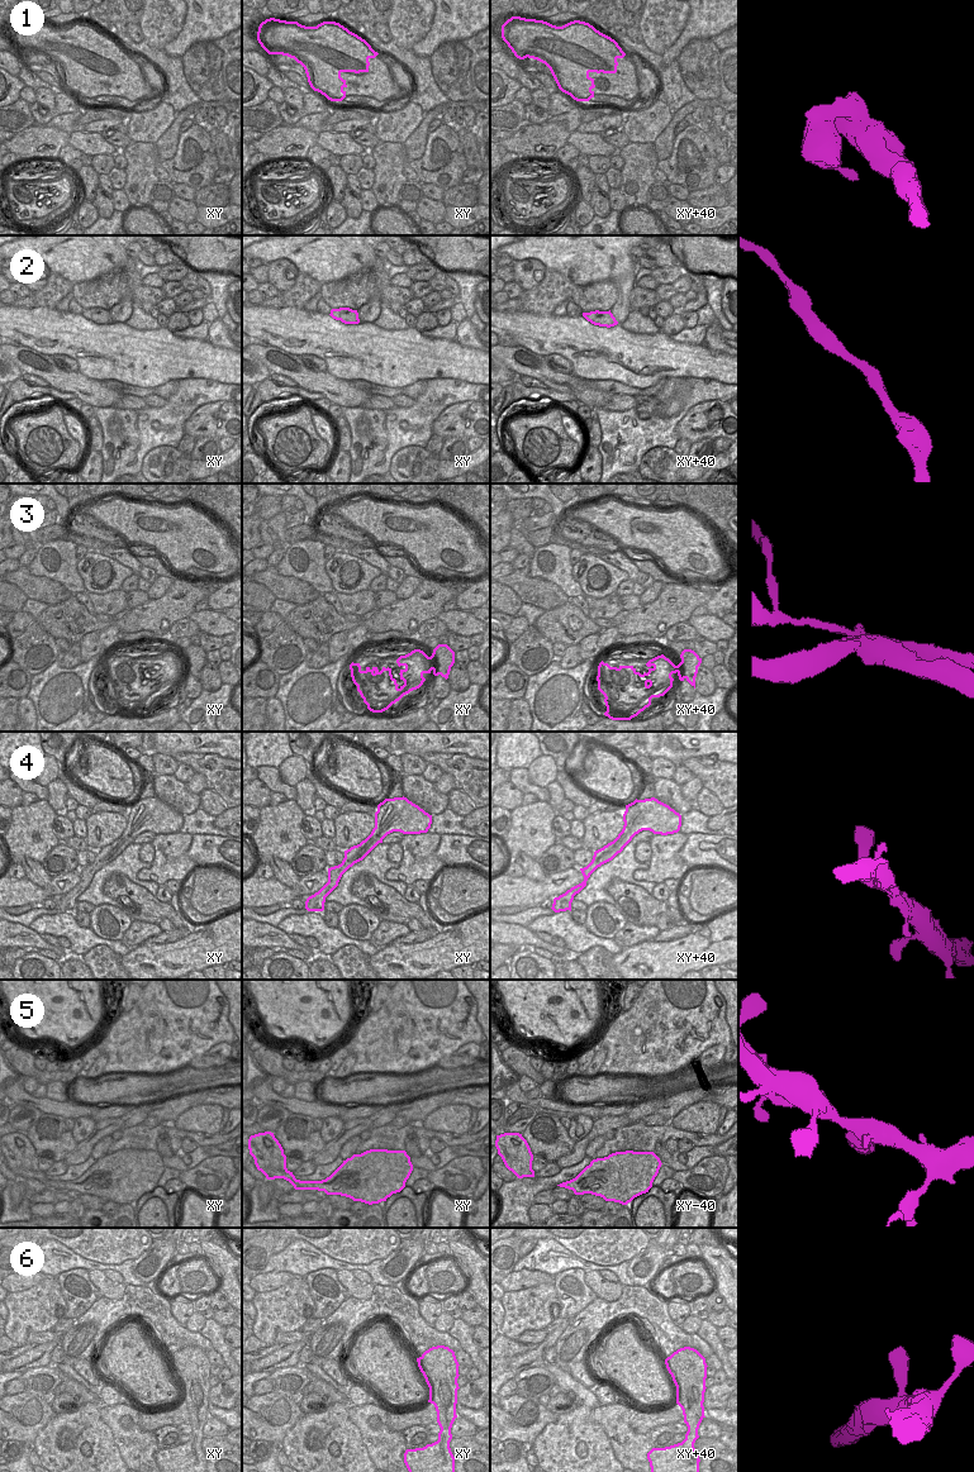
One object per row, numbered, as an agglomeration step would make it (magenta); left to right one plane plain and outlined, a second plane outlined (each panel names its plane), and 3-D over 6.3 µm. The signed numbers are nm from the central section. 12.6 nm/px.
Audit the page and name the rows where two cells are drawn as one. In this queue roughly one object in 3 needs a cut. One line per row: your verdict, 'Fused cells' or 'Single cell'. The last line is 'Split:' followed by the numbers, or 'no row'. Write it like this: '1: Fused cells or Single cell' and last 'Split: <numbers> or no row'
1: Fused cells
2: Single cell
3: Fused cells
4: Single cell
5: Single cell
6: Single cell
Split: 1, 3

